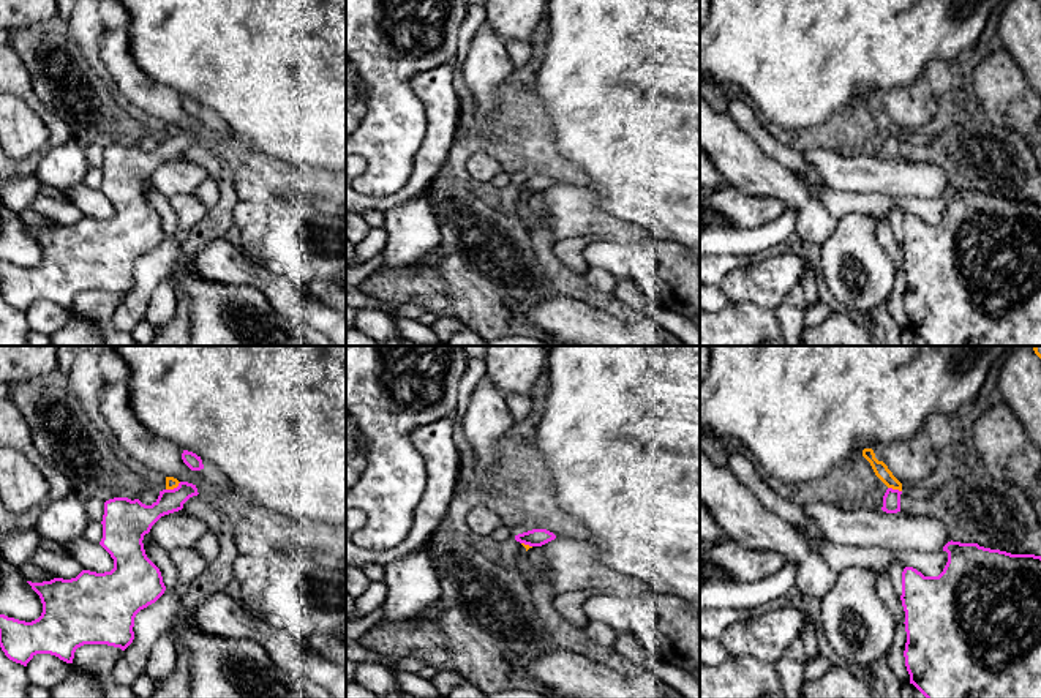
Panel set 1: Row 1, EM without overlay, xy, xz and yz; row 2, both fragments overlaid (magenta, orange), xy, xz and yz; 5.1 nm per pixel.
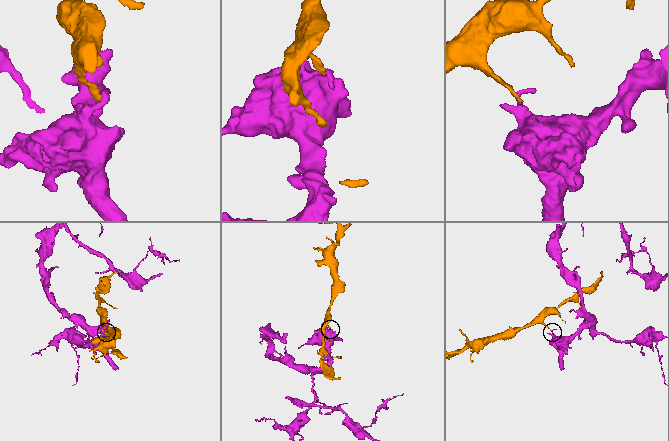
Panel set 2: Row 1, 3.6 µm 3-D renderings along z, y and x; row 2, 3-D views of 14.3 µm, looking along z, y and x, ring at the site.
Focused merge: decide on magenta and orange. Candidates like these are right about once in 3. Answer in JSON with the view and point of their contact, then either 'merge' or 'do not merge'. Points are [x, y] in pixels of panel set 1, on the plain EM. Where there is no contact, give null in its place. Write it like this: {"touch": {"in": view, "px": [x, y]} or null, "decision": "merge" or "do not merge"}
{"touch": {"in": "yz", "px": [894, 136]}, "decision": "do not merge"}

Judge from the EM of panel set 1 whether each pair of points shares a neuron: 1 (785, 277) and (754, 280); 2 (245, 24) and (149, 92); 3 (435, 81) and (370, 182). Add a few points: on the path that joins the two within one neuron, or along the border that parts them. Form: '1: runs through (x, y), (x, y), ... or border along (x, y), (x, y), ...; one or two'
1: runs through (777, 277), (762, 280); one
2: border along (135, 59), (154, 79), (172, 87), (182, 97); two
3: border along (436, 67), (408, 82), (424, 106), (422, 139); two

